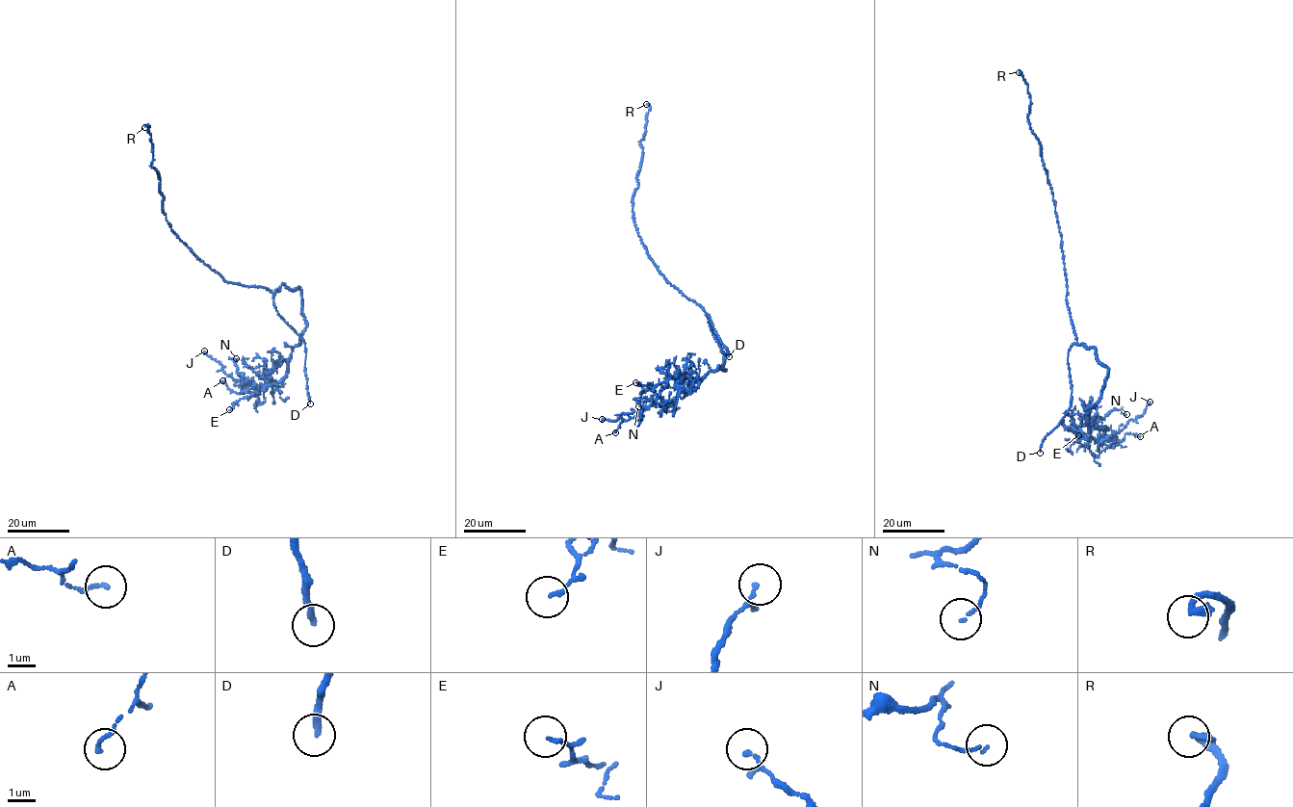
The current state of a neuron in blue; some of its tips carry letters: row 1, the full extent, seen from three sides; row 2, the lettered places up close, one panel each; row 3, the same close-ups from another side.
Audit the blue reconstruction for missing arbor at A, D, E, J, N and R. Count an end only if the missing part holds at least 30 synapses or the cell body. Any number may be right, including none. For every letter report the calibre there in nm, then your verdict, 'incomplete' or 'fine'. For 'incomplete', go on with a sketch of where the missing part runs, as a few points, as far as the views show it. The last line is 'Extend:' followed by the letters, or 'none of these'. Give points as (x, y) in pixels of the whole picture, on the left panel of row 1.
A: 130 nm | fine
D: 220 nm | incomplete
E: 120 nm | fine
J: 90 nm | fine
N: 90 nm | fine
R: 280 nm | incomplete | (144, 127), (193, 92), (216, 84), (258, 82), (266, 62), (259, 58), (232, 63), (238, 69)
Extend: D, R

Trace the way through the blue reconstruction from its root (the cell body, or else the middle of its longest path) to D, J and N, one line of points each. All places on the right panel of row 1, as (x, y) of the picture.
D: (1072, 325), (1076, 340), (1069, 351), (1071, 405), (1060, 424), (1045, 437), (1040, 453)
J: (1072, 325), (1077, 344), (1094, 348), (1108, 370), (1102, 393), (1085, 410), (1089, 440), (1118, 433), (1150, 402)
N: (1072, 325), (1077, 344), (1094, 348), (1108, 370), (1085, 410), (1089, 440), (1099, 442), (1097, 418), (1126, 414)

